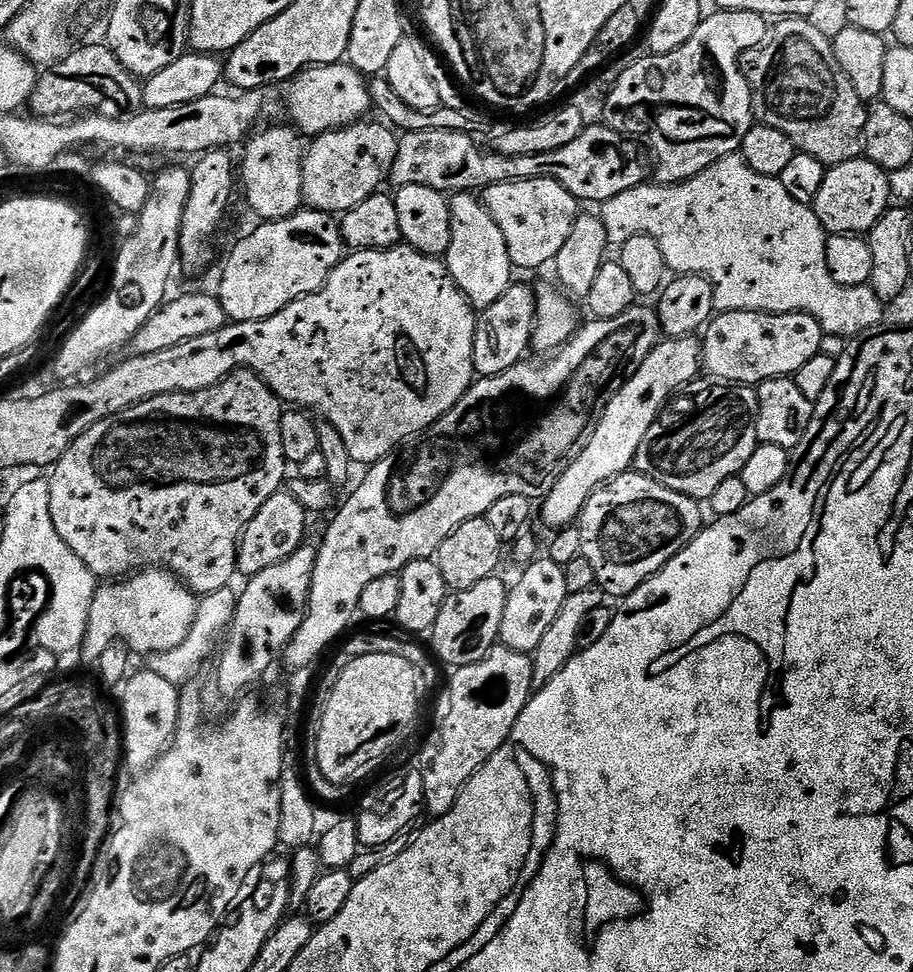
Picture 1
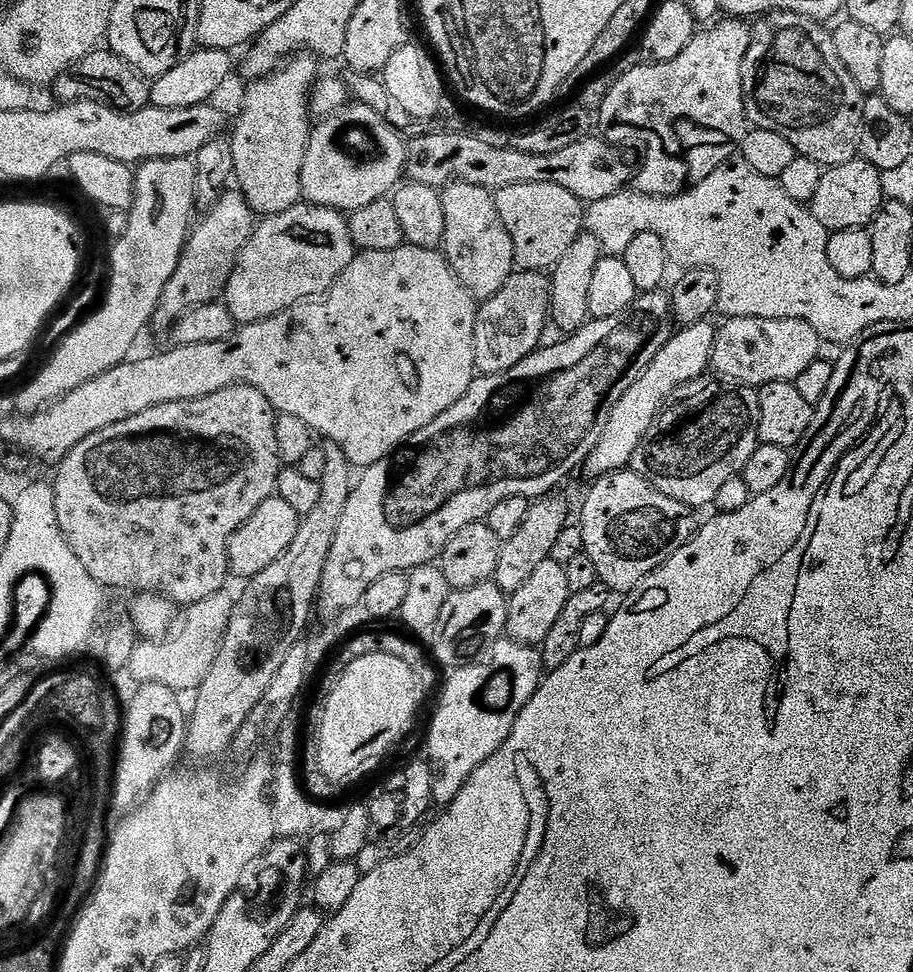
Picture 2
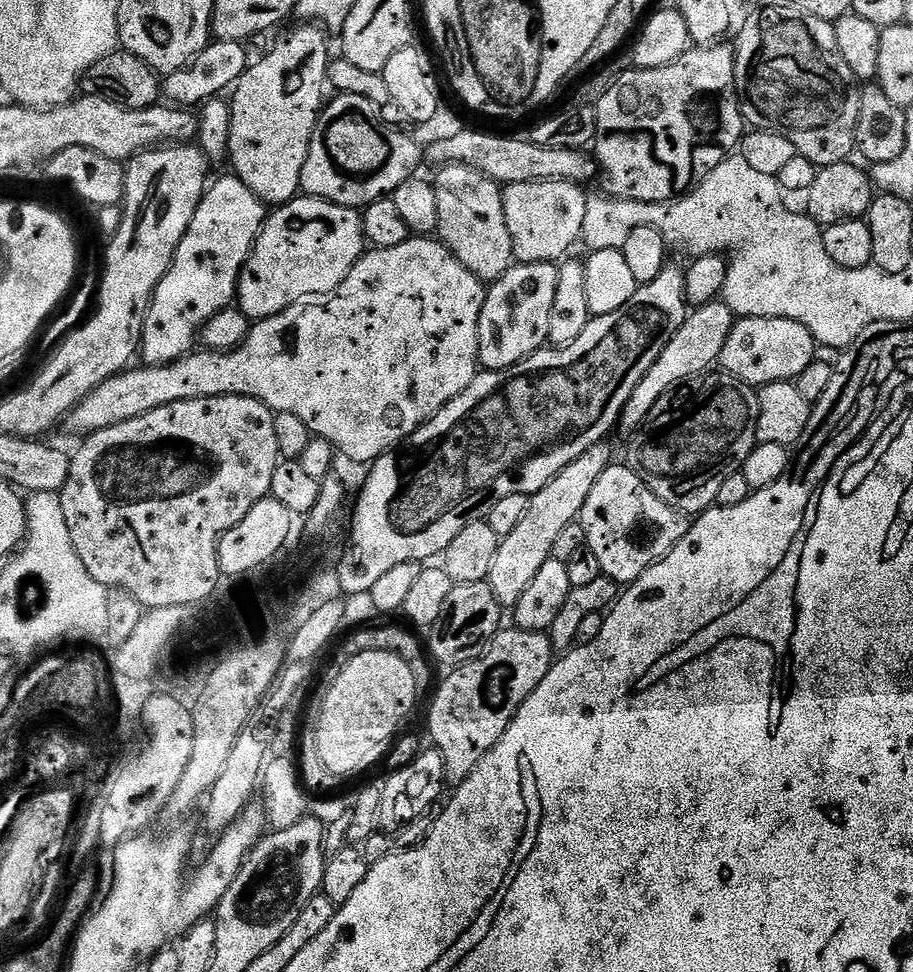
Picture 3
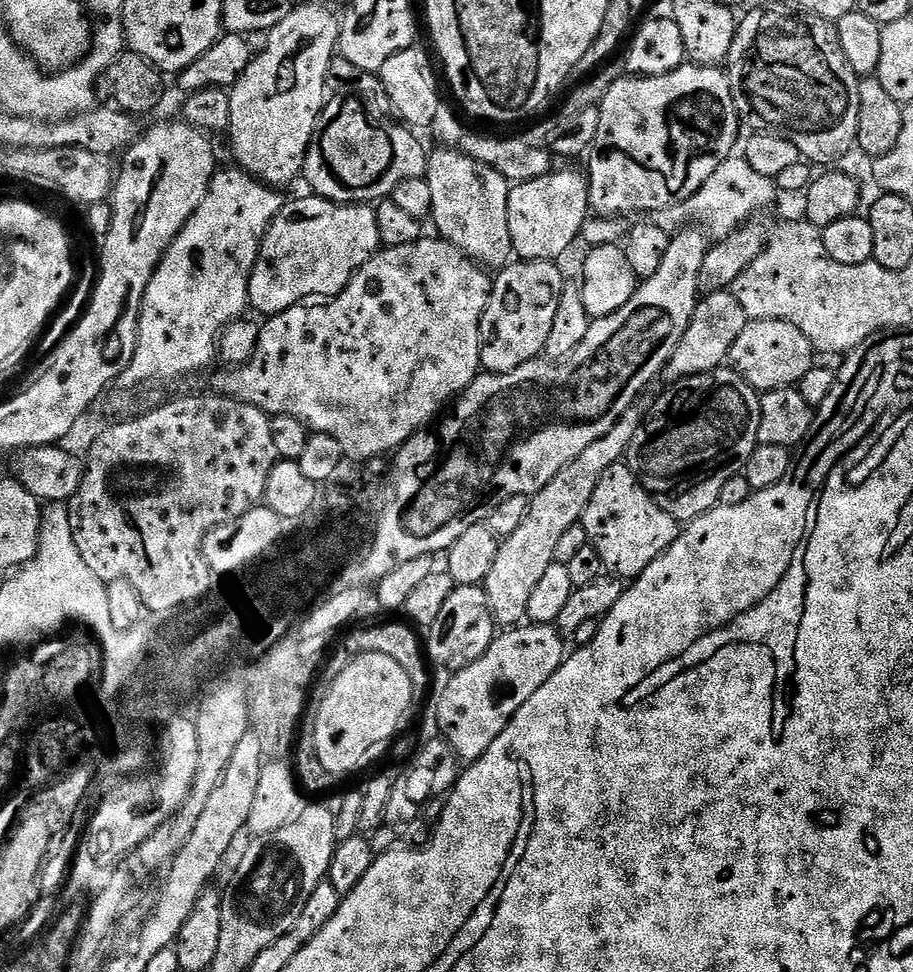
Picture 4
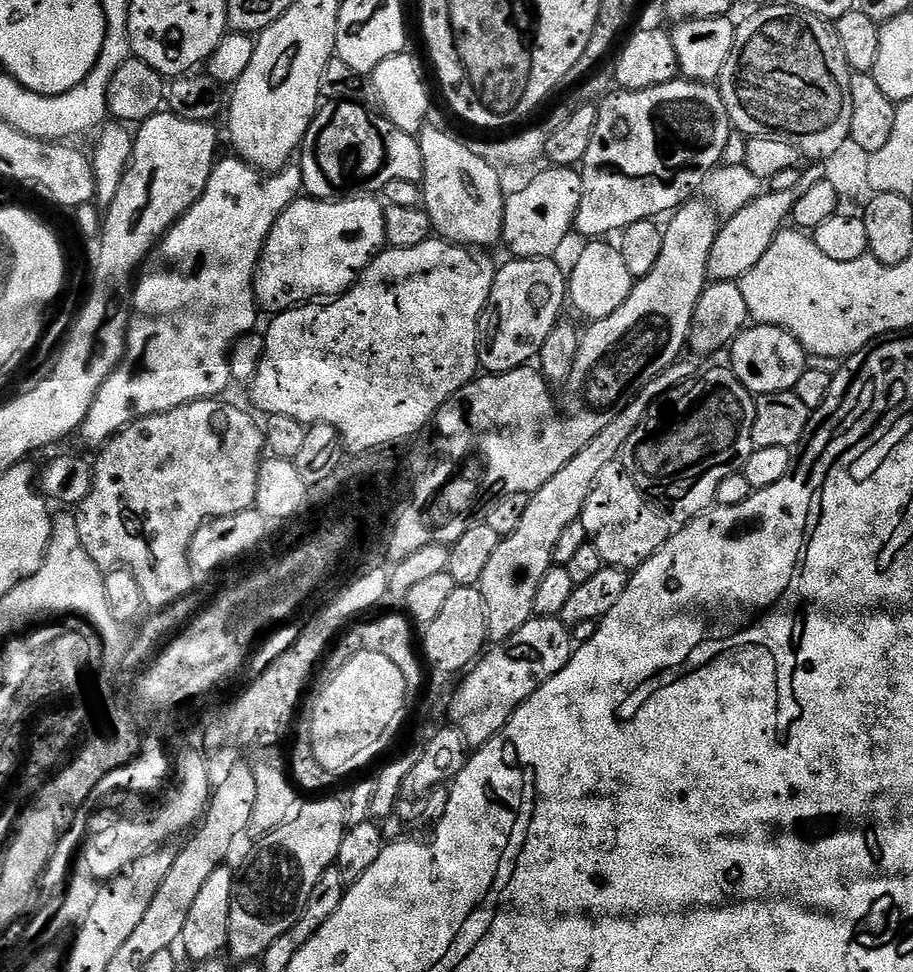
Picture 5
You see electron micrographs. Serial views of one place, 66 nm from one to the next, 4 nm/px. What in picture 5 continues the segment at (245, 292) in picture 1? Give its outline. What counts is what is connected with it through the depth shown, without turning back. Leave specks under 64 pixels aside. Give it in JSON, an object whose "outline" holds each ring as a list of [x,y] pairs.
{"outline":[[[375,195],[349,196],[335,200],[298,198],[274,222],[256,267],[256,303],[268,314],[285,312],[317,298],[343,296],[360,278],[368,264],[386,247],[385,205]]]}

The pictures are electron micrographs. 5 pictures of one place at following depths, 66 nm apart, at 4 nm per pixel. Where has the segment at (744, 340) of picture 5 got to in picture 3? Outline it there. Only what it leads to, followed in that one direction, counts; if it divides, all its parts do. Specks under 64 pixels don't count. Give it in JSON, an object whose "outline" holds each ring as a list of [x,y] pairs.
{"outline":[[[745,316],[737,319],[733,323],[730,330],[730,338],[726,338],[726,346],[722,346],[722,354],[718,361],[719,367],[733,380],[740,380],[743,384],[751,384],[753,386],[763,386],[765,384],[773,384],[779,380],[795,381],[798,374],[802,374],[802,370],[806,370],[806,366],[810,366],[812,361],[817,359],[818,345],[816,339],[810,334],[810,330],[806,330],[806,326],[802,326],[798,322],[794,322],[790,318],[754,318],[753,316]]]}

